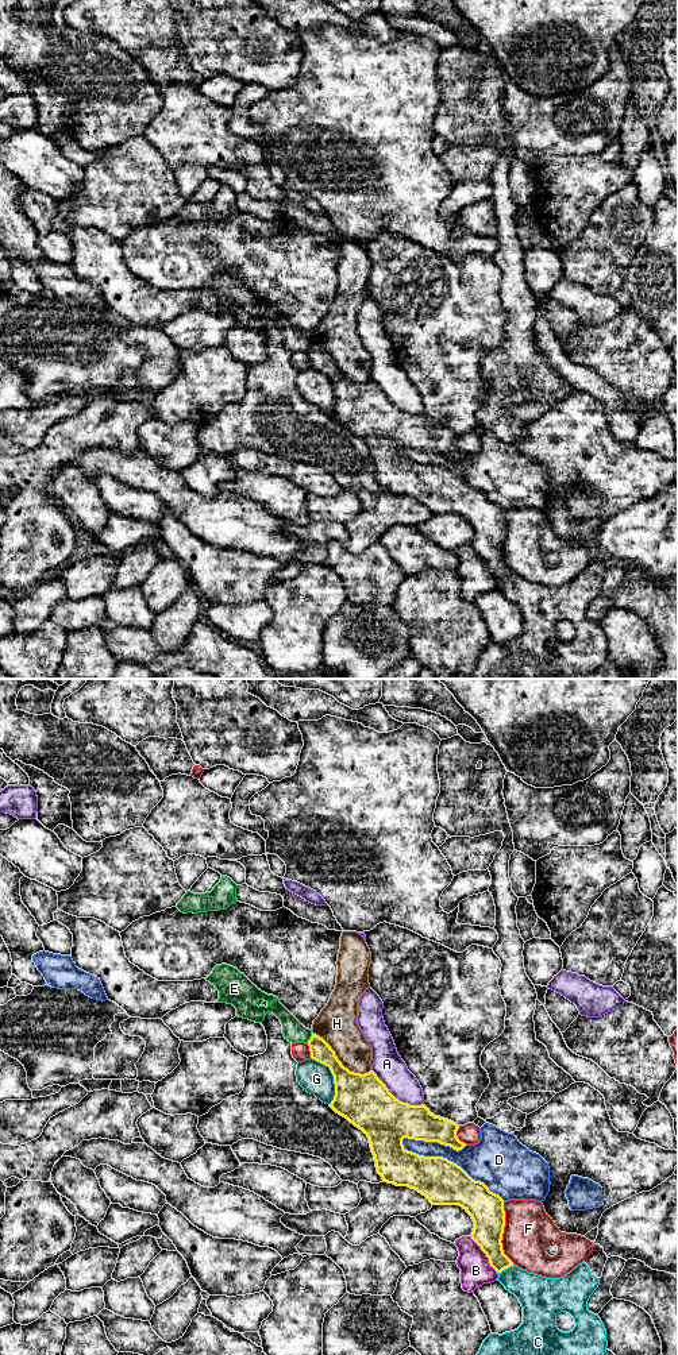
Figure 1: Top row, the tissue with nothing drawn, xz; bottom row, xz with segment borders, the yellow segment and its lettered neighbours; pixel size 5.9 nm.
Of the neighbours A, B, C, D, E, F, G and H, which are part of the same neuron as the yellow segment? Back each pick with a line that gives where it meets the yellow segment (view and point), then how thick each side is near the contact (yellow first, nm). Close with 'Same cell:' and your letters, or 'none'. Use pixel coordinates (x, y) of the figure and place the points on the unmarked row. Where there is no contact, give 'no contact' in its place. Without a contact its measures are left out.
Same cell: none

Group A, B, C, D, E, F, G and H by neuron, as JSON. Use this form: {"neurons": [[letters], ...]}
{"neurons": [["A"], ["B"], ["C", "H"], ["D"], ["E"], ["F"], ["G"]]}

